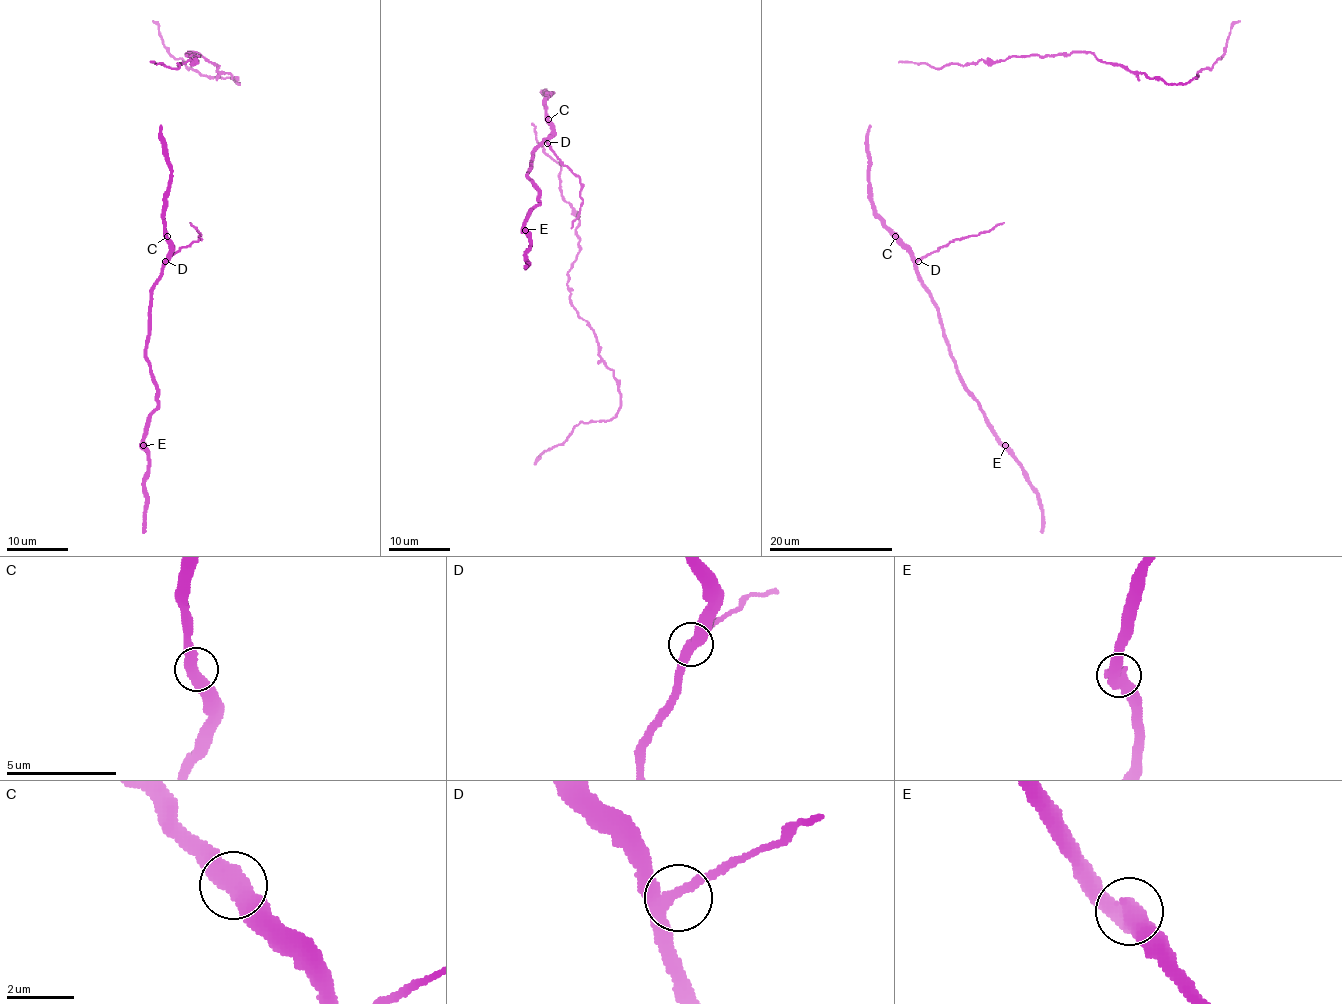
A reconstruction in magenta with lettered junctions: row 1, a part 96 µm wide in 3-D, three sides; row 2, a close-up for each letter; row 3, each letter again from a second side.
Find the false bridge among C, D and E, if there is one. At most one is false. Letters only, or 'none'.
none

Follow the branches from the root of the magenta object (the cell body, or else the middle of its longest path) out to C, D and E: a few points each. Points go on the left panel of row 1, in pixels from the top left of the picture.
C: (160, 125), (162, 154), (170, 169), (170, 189), (164, 216), (164, 233), (167, 236)
D: (160, 125), (162, 154), (170, 169), (170, 189), (164, 216), (164, 237), (170, 256), (165, 261)
E: (160, 125), (162, 154), (170, 169), (164, 216), (170, 251), (151, 292), (147, 358), (157, 409), (143, 445)

